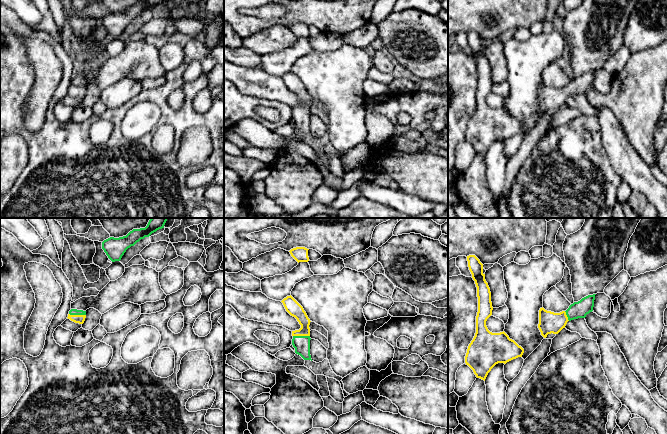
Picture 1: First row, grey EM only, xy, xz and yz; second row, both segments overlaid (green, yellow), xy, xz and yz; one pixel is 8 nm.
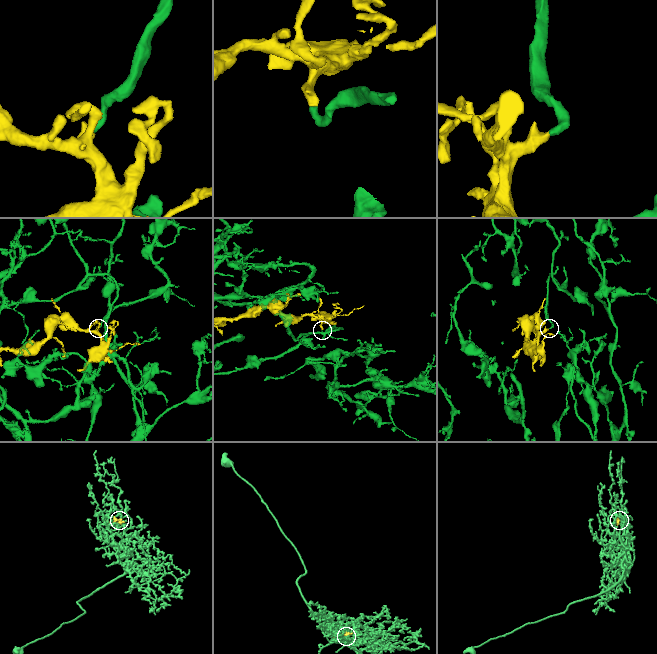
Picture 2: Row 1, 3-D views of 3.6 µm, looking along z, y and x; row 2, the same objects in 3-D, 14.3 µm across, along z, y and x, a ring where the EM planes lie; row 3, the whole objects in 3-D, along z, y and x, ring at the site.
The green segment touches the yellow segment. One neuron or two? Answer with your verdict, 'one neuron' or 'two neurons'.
one neuron

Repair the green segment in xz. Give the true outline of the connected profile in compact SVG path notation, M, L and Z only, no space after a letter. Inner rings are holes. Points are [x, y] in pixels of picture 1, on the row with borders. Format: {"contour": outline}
{"contour": "M290 295L281 301L286 311L297 319L301 328L292 331L292 345L295 353L300 355L304 360L311 360L310 355L310 319L308 318L303 307Z"}

